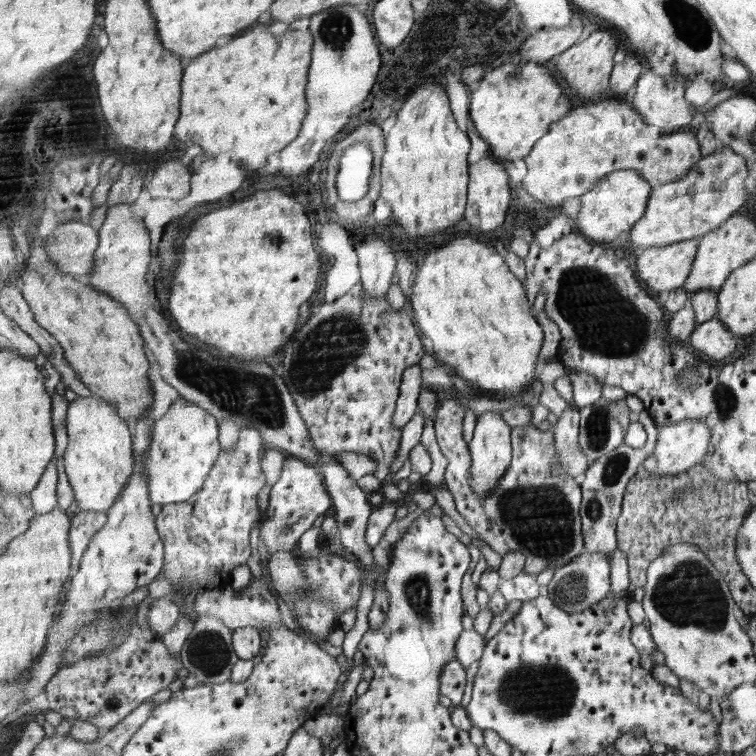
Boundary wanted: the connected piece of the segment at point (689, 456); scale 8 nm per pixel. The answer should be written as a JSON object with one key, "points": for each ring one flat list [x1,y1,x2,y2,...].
{"points":[[696,419,661,427,658,443,652,452,657,466,649,472,653,476,684,473,687,468,693,468,704,460,709,453,711,438,711,427]]}

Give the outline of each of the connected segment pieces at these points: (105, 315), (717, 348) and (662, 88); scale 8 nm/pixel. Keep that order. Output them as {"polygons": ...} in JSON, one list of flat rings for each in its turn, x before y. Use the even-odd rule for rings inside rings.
{"polygons":[[[33,234,29,239,30,257,21,272,20,287,37,322,61,340,67,360,94,396,114,404,118,415,125,420,139,420,155,402,149,381,151,364,145,354,140,326,131,320,125,304,111,300,105,292,63,272,49,254,46,236]],[[717,316,709,322,700,324,686,342,696,350,708,356,712,362,722,362,723,358,735,350,735,339,732,332]],[[644,70,639,77,637,94,634,95,632,104,638,113,641,113,650,127,655,126,659,135,671,134,687,128,694,121,696,112,692,102,686,97,685,84,679,78,665,80,657,76,653,70]]]}

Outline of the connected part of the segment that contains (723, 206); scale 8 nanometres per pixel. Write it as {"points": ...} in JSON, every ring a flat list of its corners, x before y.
{"points":[[727,146,719,148,711,156,705,156,685,178,653,188,645,216,628,234,631,244,639,253,651,247,703,238,719,229,733,214,739,213,739,208,748,199,743,183,749,174,743,158]]}

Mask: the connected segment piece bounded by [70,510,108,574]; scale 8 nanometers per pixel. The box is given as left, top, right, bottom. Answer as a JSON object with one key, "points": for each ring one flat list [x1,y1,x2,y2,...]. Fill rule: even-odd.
{"points":[[77,510,72,517,70,532,71,548,73,549,72,572,75,574,81,566,81,560,88,550,92,538,108,522,108,513,99,511]]}

